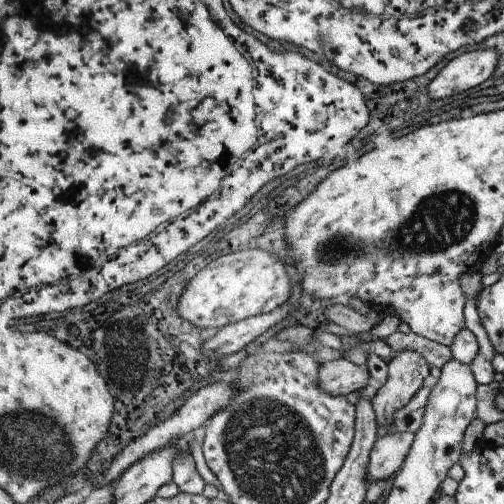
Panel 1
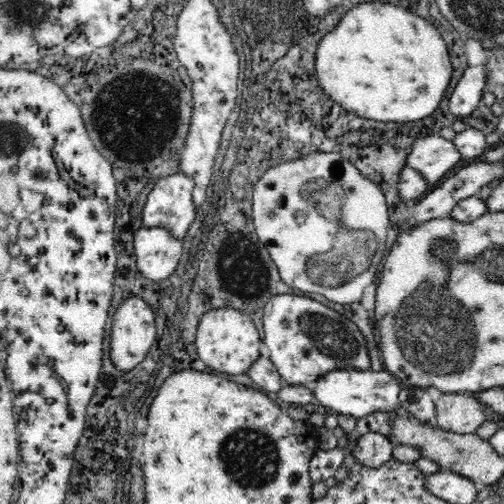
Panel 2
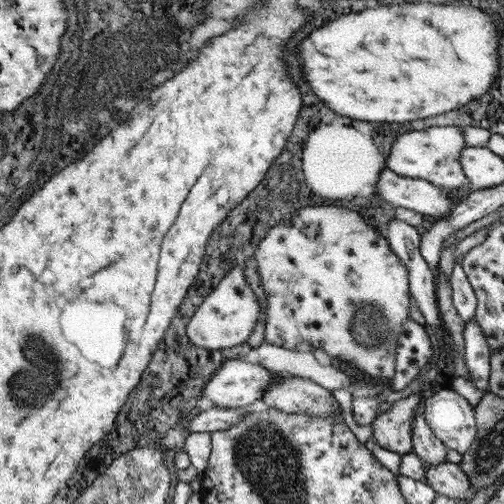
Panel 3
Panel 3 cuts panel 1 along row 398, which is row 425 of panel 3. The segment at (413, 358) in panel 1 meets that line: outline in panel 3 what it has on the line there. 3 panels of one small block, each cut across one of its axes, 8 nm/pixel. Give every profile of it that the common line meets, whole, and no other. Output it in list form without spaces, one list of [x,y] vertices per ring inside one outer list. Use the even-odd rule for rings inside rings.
[[[417,394],[393,402],[385,414],[375,418],[371,440],[375,440],[381,448],[389,452],[397,452],[399,456],[415,452],[411,440],[411,422],[417,406],[419,406]]]

